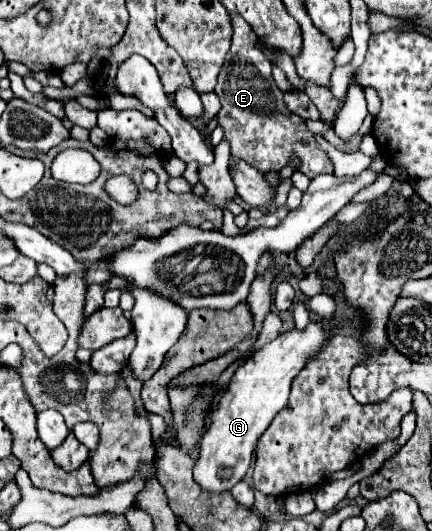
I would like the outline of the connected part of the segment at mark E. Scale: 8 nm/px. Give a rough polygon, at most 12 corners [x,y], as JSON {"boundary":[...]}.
{"boundary":[[232,20],[218,74],[218,124],[234,160],[260,172],[300,158],[330,174],[300,116],[284,106],[252,26]]}

